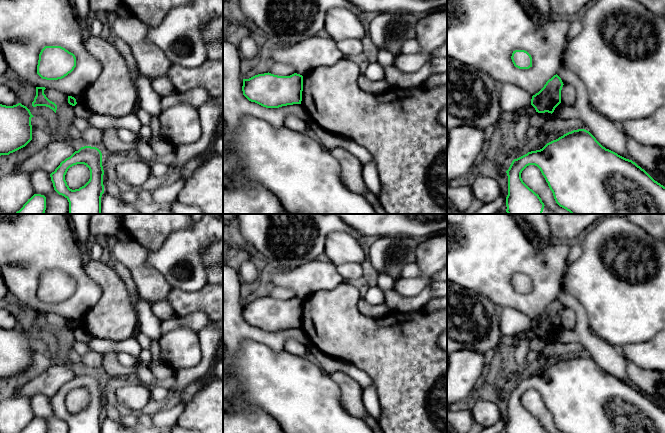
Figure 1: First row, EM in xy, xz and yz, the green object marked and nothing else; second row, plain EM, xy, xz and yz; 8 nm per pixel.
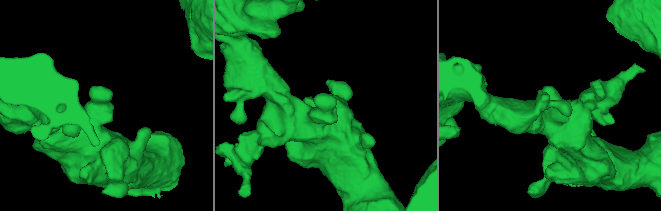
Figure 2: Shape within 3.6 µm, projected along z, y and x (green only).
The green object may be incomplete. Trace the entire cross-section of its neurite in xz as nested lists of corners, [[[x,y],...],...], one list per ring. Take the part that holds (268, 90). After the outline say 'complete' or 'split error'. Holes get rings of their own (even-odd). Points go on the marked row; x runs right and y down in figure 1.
[[[297,73],[290,76],[258,74],[243,79],[242,91],[249,101],[266,108],[301,104],[303,76]]]; complete

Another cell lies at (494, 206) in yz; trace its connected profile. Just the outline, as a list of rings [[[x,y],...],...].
[[[502,195],[499,196],[497,199],[484,204],[480,209],[478,209],[475,214],[495,214],[501,207],[506,203],[506,198]]]

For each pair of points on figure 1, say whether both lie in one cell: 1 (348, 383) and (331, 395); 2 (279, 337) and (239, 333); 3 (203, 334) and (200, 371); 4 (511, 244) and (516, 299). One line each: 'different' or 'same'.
1: different
2: same
3: same
4: same

